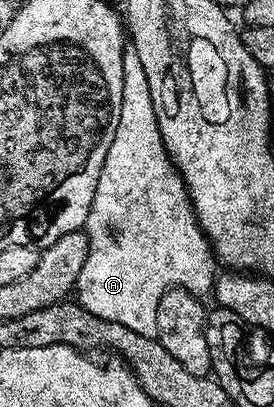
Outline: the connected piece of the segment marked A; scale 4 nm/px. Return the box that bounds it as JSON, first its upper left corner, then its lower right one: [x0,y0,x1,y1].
[74,44,186,337]

